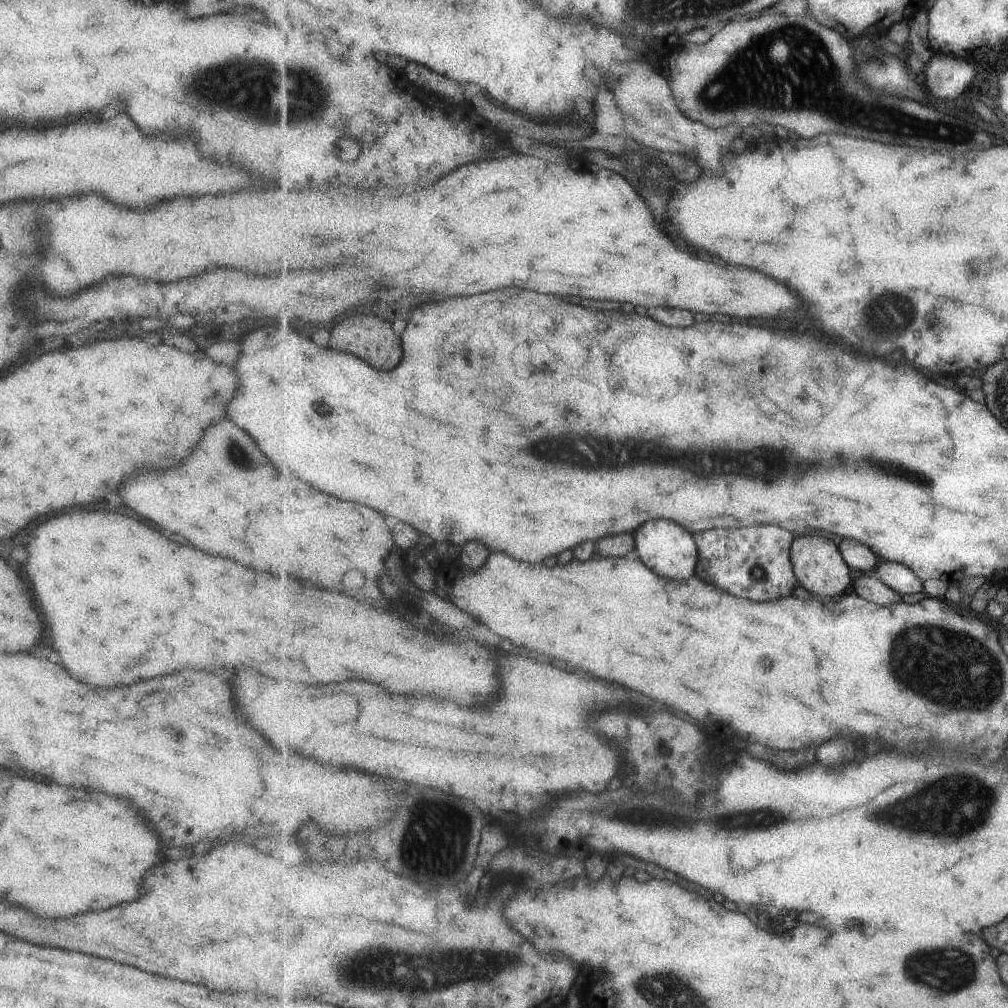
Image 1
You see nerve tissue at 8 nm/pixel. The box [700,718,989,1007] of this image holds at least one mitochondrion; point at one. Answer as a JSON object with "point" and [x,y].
{"point":[950,970]}

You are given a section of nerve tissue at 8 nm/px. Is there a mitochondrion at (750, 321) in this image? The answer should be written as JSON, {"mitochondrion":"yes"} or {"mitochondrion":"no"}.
{"mitochondrion":"no"}

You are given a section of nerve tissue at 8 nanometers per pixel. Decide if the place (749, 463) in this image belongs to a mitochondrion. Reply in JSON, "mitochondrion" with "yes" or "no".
{"mitochondrion":"yes"}

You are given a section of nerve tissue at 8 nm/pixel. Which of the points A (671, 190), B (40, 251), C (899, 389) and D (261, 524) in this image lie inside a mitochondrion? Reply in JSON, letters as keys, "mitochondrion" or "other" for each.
{"A":"other","B":"other","C":"other","D":"other"}

